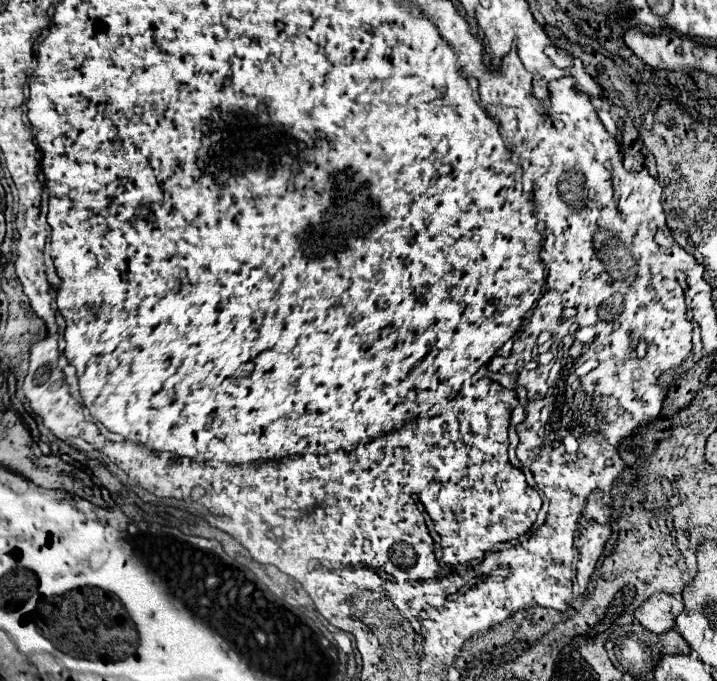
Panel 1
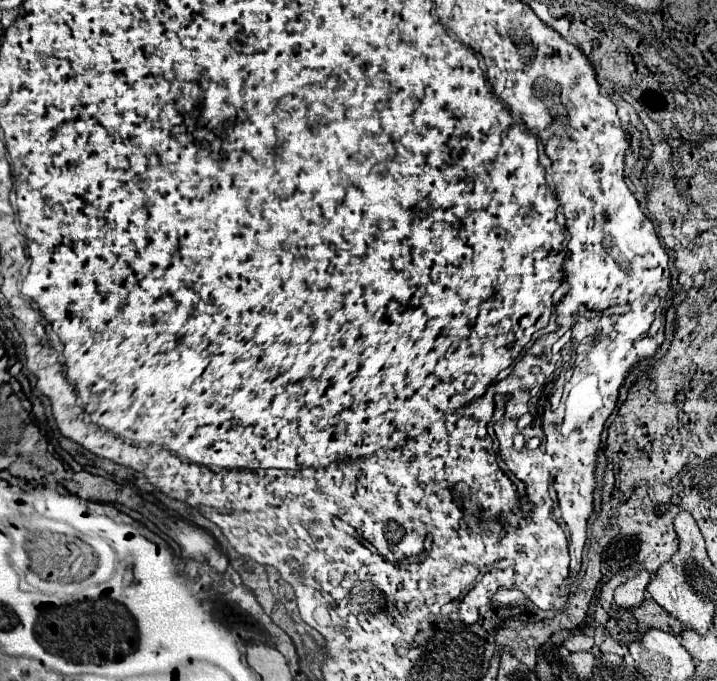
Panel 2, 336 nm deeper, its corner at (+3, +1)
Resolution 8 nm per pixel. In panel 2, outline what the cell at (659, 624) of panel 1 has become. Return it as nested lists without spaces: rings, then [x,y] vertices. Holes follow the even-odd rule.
[[[641,570],[637,576],[621,584],[615,592],[615,602],[621,608],[637,608],[645,600],[645,590],[651,582],[651,574],[647,570]]]

